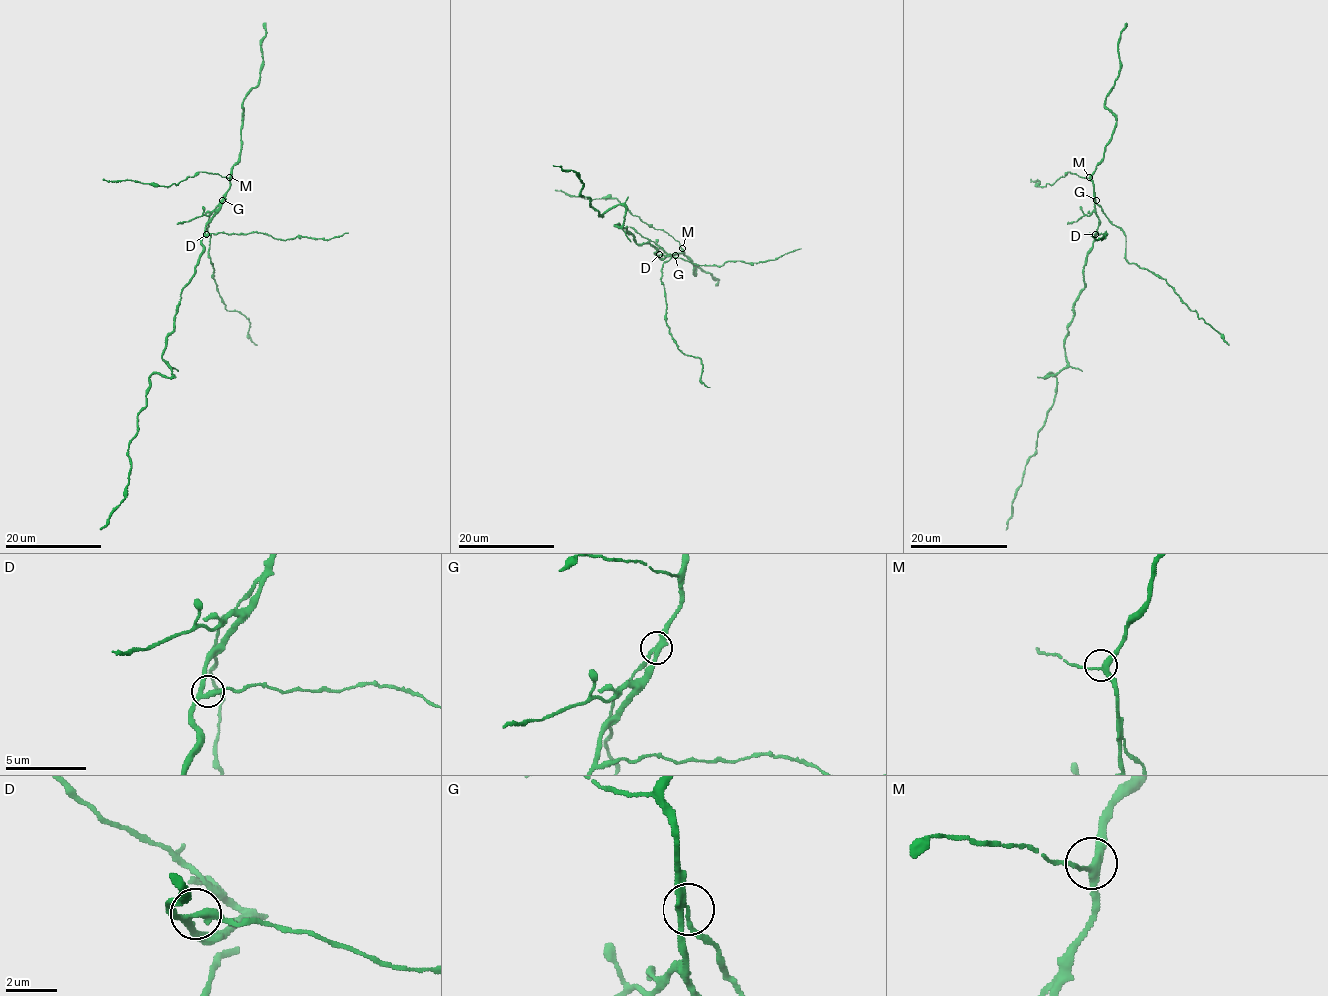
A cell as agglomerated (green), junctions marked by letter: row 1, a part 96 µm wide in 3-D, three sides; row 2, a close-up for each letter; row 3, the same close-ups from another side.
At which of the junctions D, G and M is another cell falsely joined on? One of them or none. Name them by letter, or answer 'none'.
G

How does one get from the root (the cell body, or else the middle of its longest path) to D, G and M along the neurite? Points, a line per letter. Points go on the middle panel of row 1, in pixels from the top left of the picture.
D: (637, 243), (648, 243), (656, 249), (656, 254), (659, 254)
G: (637, 243), (652, 246), (659, 258), (674, 255)
M: (637, 243), (652, 246), (659, 258), (682, 253), (682, 248)

